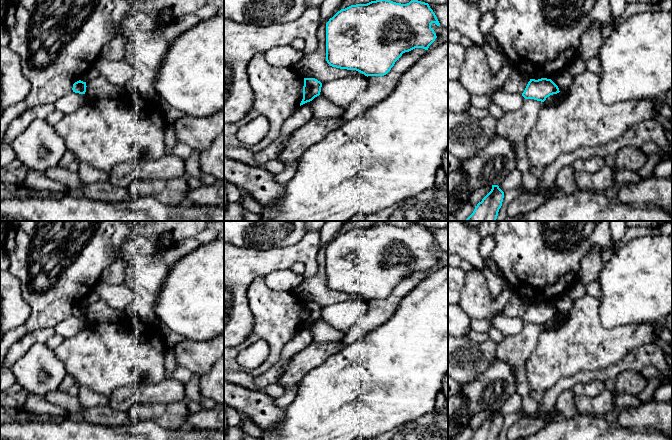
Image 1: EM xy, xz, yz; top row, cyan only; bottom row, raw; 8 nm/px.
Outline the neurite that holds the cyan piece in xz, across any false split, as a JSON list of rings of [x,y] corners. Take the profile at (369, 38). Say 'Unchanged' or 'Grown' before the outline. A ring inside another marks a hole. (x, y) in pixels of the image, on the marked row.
Unchanged. [[[376,0],[367,4],[351,5],[338,11],[326,23],[326,61],[336,68],[356,70],[365,76],[384,76],[394,66],[403,53],[415,48],[428,50],[437,38],[431,24],[440,23],[428,3],[411,0],[407,4],[390,0]]]

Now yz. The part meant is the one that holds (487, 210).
Unchanged. [[[492,185],[491,191],[475,206],[465,221],[496,221],[503,198],[504,192],[499,186]]]

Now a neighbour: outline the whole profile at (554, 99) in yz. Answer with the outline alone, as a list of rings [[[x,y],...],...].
[[[559,92],[557,94],[553,94],[547,97],[543,103],[544,105],[548,105],[548,106],[557,105],[564,100],[565,96],[566,96],[565,92]]]

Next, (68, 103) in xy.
[[[70,92],[59,98],[55,103],[55,108],[60,110],[64,115],[72,113],[82,107],[88,101],[85,94]]]

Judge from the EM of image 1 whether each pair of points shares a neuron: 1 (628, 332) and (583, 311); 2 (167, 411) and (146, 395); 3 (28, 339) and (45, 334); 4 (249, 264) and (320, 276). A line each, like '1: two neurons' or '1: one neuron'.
1: one neuron
2: two neurons
3: one neuron
4: two neurons

